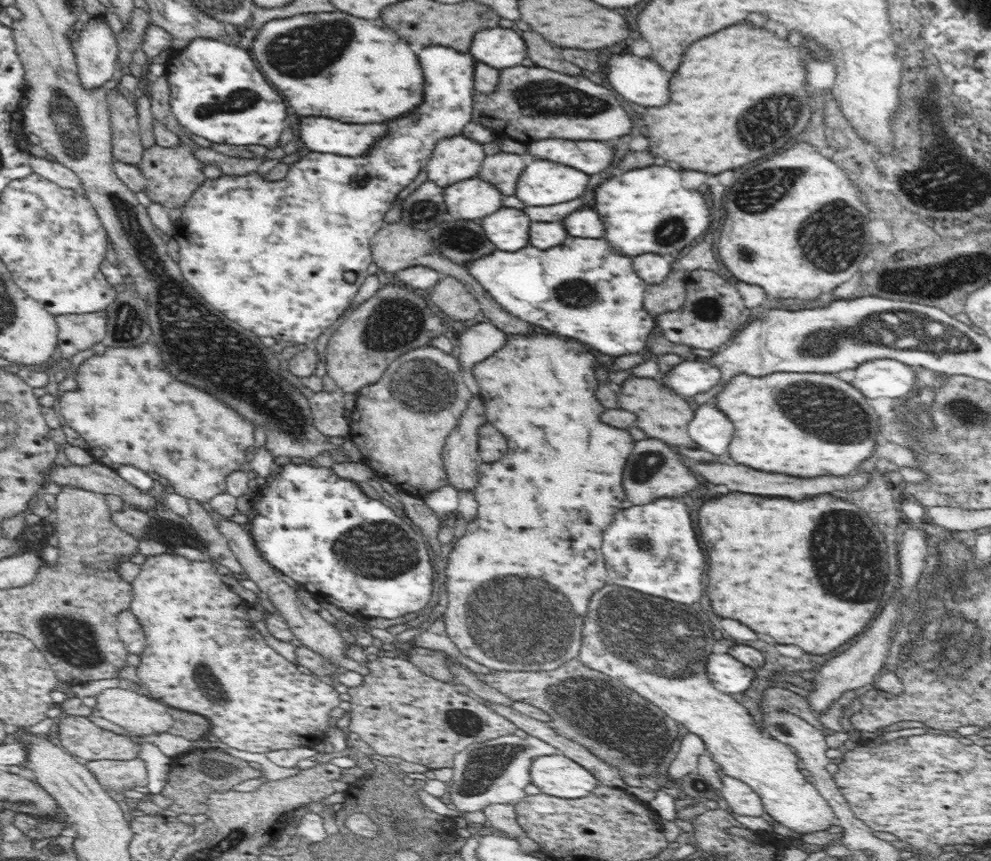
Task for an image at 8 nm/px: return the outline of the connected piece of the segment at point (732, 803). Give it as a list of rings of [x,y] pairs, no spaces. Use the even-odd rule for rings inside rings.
[[[722,773],[721,795],[728,803],[729,811],[740,816],[764,816],[761,798],[744,782]]]

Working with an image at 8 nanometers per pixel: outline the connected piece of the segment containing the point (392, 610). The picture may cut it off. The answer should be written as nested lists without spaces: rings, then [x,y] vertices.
[[[288,464],[283,466],[281,472],[272,476],[272,478],[270,485],[264,487],[262,492],[253,498],[258,515],[250,523],[252,524],[251,536],[258,551],[278,571],[300,583],[300,588],[307,588],[316,601],[333,603],[334,606],[345,610],[348,614],[362,614],[366,618],[376,617],[392,620],[392,618],[402,618],[402,616],[406,616],[410,612],[418,612],[428,606],[428,600],[434,596],[436,591],[434,588],[434,572],[432,572],[430,557],[428,557],[428,553],[423,546],[423,537],[407,516],[402,518],[396,516],[394,510],[390,509],[390,507],[384,505],[378,499],[369,498],[358,487],[358,482],[339,478],[331,468],[322,468],[319,465],[312,467],[305,464]]]

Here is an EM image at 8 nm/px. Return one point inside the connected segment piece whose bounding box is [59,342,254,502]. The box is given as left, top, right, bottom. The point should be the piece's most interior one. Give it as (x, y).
(152, 434)

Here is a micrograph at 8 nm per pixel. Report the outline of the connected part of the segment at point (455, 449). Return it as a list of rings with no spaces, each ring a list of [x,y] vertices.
[[[475,395],[464,410],[458,426],[445,441],[443,464],[448,484],[458,490],[473,490],[477,485],[477,474],[482,463],[478,453],[479,429],[487,422],[484,416],[485,401]]]

